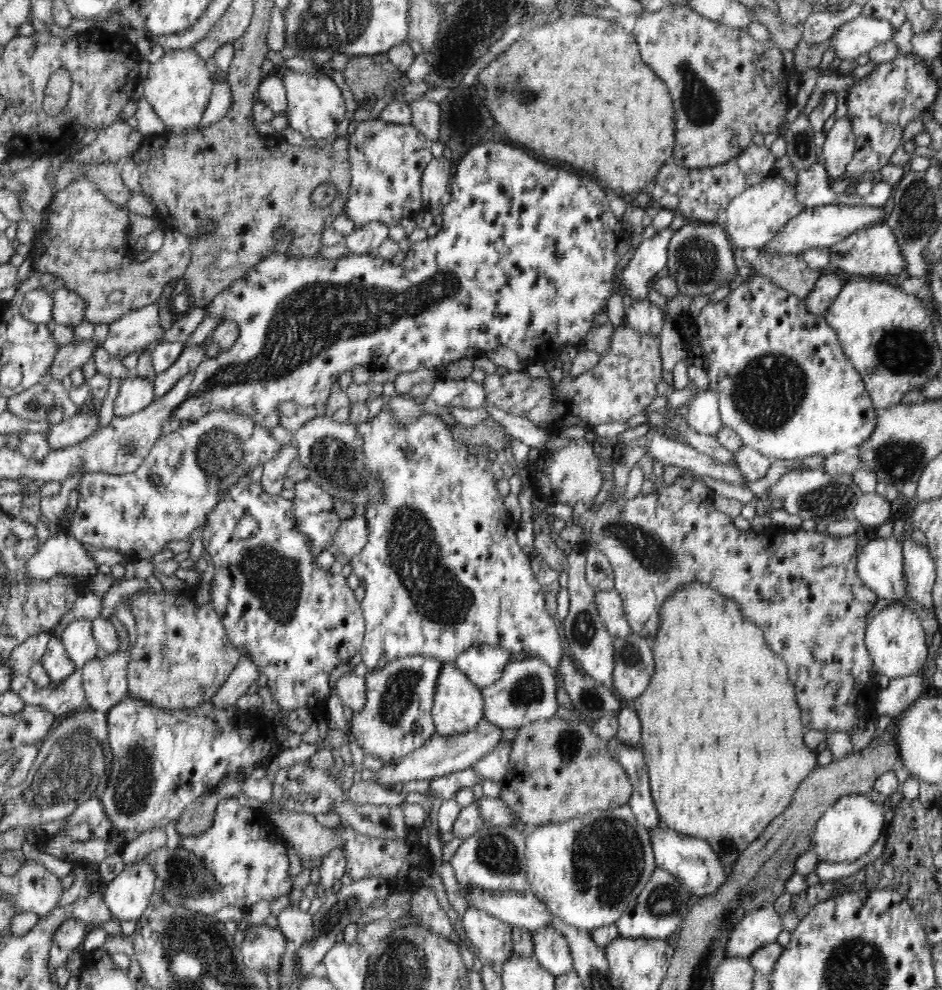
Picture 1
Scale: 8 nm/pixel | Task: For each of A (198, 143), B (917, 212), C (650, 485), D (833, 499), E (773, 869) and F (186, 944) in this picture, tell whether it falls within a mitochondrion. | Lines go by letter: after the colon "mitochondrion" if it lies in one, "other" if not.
A: other
B: mitochondrion
C: other
D: mitochondrion
E: mitochondrion
F: mitochondrion

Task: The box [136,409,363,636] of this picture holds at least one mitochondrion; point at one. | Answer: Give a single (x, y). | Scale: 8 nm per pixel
(273, 577)

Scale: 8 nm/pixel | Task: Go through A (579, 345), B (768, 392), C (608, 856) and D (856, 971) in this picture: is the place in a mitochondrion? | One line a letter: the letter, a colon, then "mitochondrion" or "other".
A: other
B: mitochondrion
C: mitochondrion
D: mitochondrion

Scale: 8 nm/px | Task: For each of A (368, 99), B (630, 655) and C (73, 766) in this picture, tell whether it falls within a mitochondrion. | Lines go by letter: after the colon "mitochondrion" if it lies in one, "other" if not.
A: other
B: mitochondrion
C: mitochondrion

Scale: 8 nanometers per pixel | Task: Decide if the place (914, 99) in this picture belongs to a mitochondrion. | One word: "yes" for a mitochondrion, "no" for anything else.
yes

